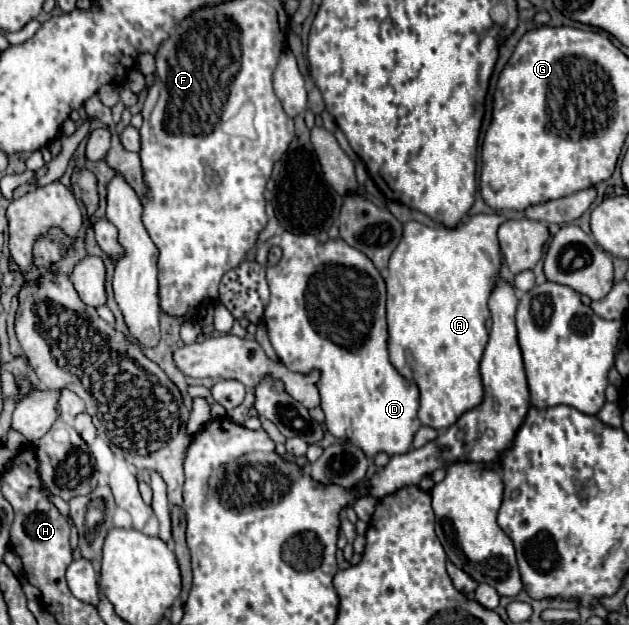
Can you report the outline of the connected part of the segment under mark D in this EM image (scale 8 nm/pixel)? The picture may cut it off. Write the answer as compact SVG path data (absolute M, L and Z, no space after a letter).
M284 230L282 234L272 236L270 240L262 242L258 246L258 250L256 250L256 262L266 264L266 254L268 254L268 248L272 248L272 246L280 246L282 248L280 262L266 270L266 278L268 278L268 286L270 286L270 302L264 308L264 324L268 328L268 338L270 338L270 342L274 346L274 352L278 354L278 358L288 368L292 368L292 372L306 374L310 370L320 370L320 380L318 380L316 386L318 386L320 396L322 396L322 410L326 414L326 428L328 428L330 434L334 434L336 438L338 436L350 438L352 444L356 444L356 446L364 448L364 452L368 452L368 458L372 458L378 452L386 452L388 456L408 452L410 446L412 446L412 438L414 438L416 430L422 426L418 416L416 416L416 410L418 410L418 404L420 404L420 392L418 392L416 384L412 380L404 378L402 374L398 374L398 370L390 362L390 356L388 356L388 328L386 328L386 284L384 284L384 278L380 276L378 268L372 264L372 260L368 260L368 256L364 256L364 252L348 246L340 238L320 242L312 234L292 234L288 230Z

